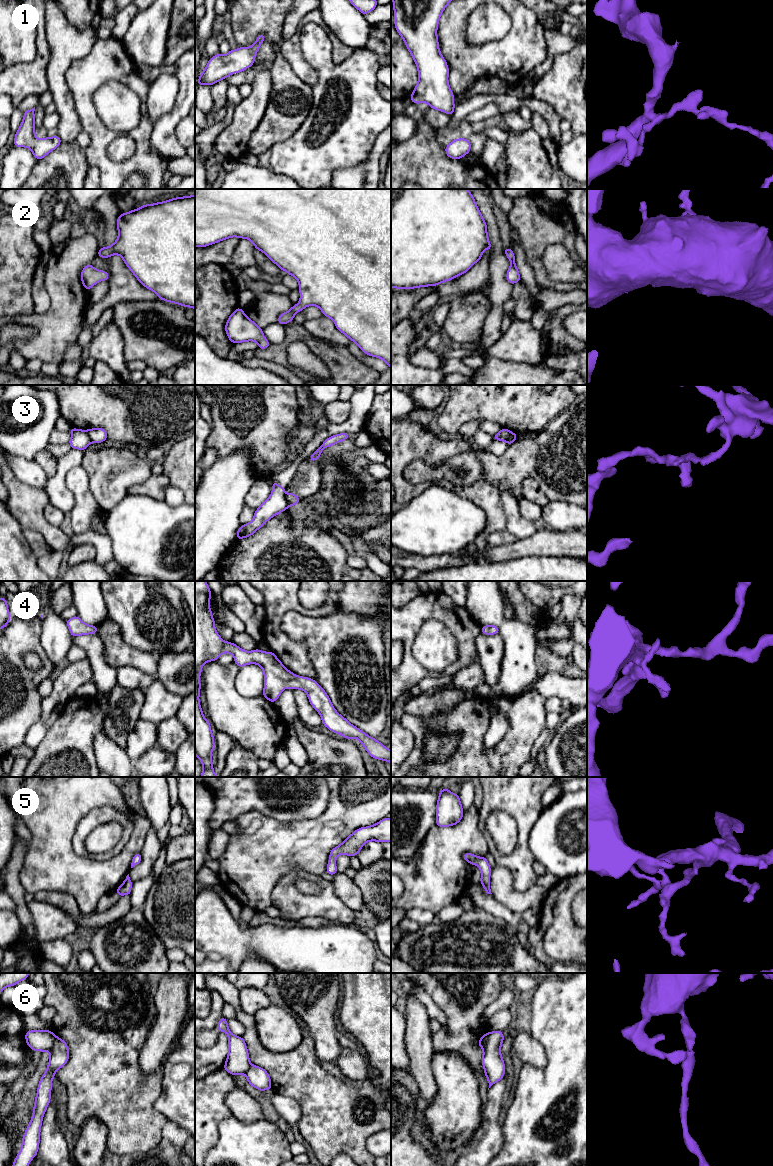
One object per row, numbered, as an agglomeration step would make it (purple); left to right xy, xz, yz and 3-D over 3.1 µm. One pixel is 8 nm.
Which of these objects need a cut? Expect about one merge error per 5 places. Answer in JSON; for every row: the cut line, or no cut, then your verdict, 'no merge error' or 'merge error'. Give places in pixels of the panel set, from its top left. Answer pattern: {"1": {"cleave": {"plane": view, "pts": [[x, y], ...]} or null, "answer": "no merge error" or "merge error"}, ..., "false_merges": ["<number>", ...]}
{"1": {"cleave": null, "answer": "no merge error"}, "2": {"cleave": null, "answer": "no merge error"}, "3": {"cleave": {"plane": "xy", "pts": [[86, 430], [91, 441]]}, "answer": "merge error"}, "4": {"cleave": null, "answer": "no merge error"}, "5": {"cleave": null, "answer": "no merge error"}, "6": {"cleave": {"plane": "xy", "pts": [[54, 1035], [54, 1041], [49, 1050]]}, "answer": "merge error"}, "false_merges": ["3", "6"]}

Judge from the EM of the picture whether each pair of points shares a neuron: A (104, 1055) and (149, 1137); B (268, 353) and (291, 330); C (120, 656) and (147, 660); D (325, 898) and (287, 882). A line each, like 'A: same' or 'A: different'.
A: same
B: same
C: same
D: same

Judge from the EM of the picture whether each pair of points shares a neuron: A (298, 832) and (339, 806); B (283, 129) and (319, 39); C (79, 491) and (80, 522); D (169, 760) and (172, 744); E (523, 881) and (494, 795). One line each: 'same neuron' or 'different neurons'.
A: same neuron
B: different neurons
C: same neuron
D: different neurons
E: same neuron

